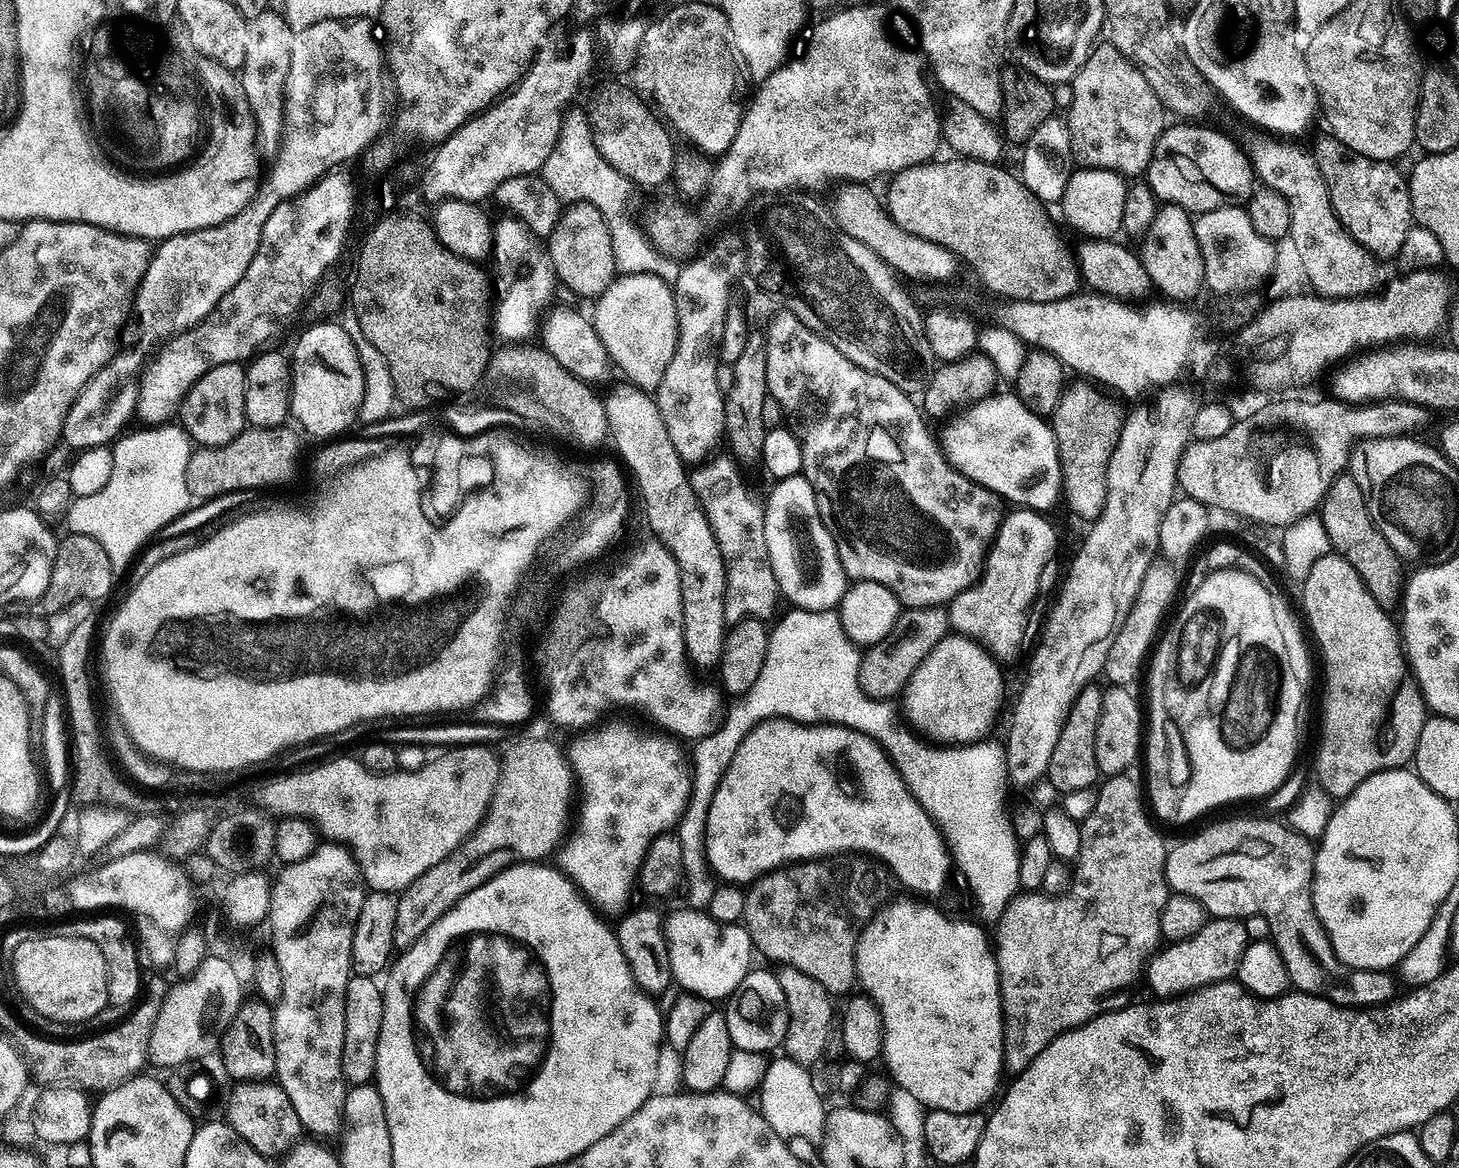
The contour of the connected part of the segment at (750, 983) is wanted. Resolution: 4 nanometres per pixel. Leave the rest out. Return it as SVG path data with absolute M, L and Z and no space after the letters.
M760 966L753 967L752 971L746 974L746 978L738 982L722 1011L726 1018L726 1030L730 1030L730 1042L735 1051L772 1054L783 1045L788 1033L788 1007L786 994L782 994L782 986L778 986L775 971L767 972Z

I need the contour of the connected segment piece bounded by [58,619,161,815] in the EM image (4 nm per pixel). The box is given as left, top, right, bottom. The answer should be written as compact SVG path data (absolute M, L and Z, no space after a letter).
M95 619L82 622L58 649L60 680L64 683L60 684L66 705L67 727L70 729L71 799L80 806L113 805L128 814L154 815L161 811L159 802L143 800L139 796L141 793L121 775L118 768L116 773L116 768L104 749L104 736L100 733L100 716L96 713L96 696L92 693L92 672L88 669L88 663L92 660L92 639L96 636L96 623Z

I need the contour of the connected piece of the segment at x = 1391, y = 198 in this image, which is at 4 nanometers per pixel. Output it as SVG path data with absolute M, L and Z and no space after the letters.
M1323 134L1316 140L1314 155L1318 170L1322 170L1322 178L1328 187L1330 202L1334 206L1336 216L1342 222L1344 231L1349 232L1355 240L1367 248L1373 256L1399 257L1402 242L1406 242L1406 234L1414 226L1412 207L1410 206L1410 190L1405 173L1396 169L1395 163L1387 160L1371 160L1369 156L1363 156L1361 152L1351 152L1342 142L1338 142L1331 134Z

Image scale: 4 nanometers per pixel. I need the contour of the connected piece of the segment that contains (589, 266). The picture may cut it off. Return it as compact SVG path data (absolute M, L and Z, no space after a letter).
M572 202L561 211L556 225L546 238L550 267L559 283L565 284L577 297L601 296L616 279L616 263L608 224L594 206Z

